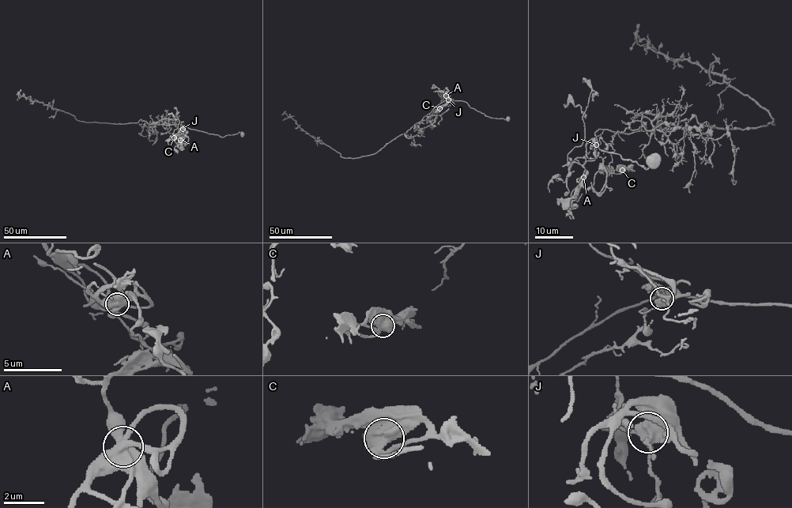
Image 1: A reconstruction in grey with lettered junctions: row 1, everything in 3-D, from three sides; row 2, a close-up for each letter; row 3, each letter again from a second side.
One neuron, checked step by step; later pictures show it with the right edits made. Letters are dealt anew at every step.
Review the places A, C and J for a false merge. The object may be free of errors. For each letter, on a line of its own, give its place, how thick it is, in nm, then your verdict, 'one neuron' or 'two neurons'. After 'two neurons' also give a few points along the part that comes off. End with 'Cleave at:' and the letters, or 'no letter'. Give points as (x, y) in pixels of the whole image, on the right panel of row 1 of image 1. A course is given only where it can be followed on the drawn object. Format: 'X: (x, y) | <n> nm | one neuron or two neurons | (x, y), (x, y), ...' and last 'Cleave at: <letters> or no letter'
A: (583, 177) | 550 nm | one neuron
C: (622, 170) | 500 nm | one neuron
J: (596, 144) | 500 nm | two neurons | (596, 144), (594, 159), (567, 160), (567, 155), (585, 141), (582, 116), (591, 86), (582, 82)
Cleave at: J

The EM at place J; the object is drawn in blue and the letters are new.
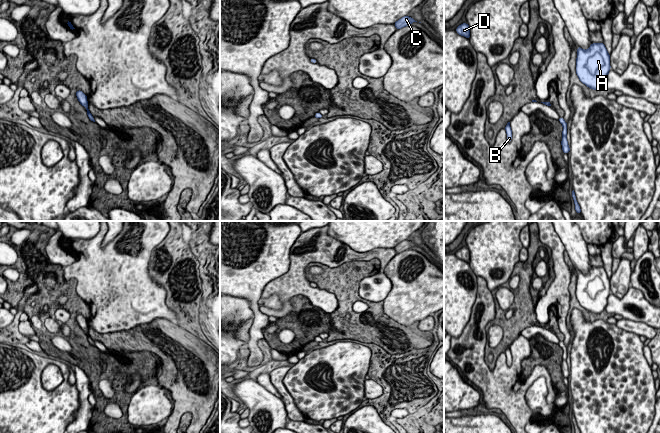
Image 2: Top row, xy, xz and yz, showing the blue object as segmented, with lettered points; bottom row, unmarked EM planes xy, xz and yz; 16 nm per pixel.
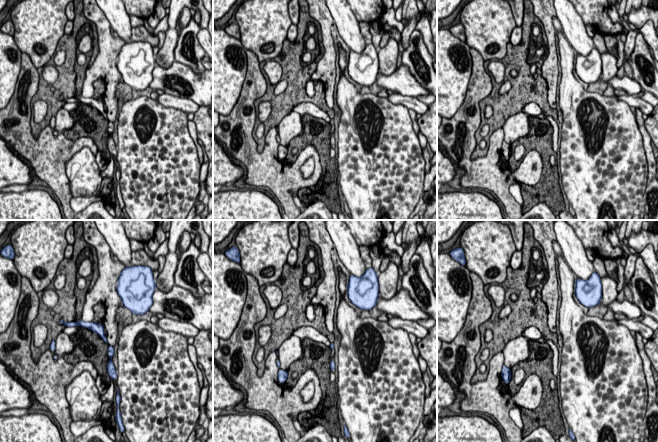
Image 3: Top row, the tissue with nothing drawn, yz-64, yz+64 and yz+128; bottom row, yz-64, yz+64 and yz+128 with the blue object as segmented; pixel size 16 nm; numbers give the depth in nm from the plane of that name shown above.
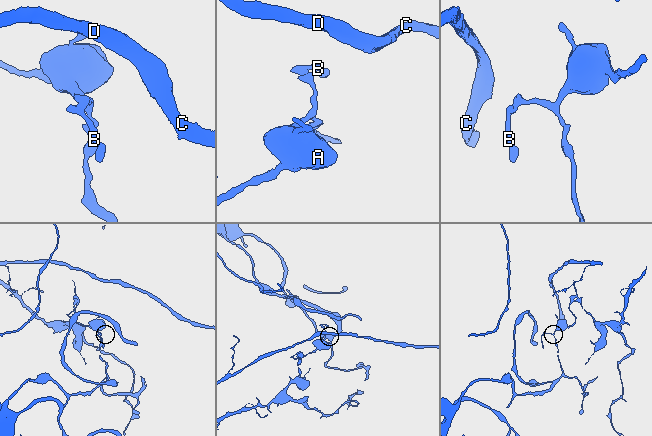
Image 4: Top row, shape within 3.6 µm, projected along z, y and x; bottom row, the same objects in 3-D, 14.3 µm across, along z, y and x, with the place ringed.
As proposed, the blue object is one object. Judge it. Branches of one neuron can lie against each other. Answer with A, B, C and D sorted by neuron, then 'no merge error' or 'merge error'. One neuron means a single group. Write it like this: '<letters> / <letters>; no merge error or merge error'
A B / C D; merge error

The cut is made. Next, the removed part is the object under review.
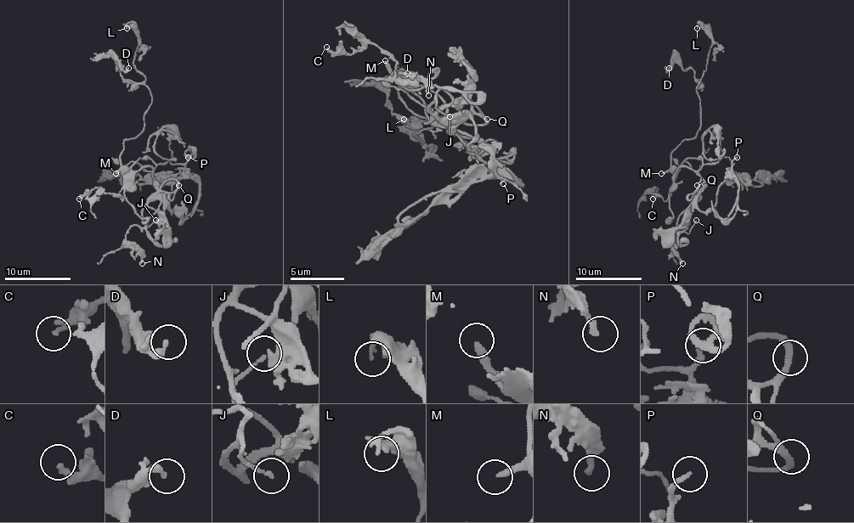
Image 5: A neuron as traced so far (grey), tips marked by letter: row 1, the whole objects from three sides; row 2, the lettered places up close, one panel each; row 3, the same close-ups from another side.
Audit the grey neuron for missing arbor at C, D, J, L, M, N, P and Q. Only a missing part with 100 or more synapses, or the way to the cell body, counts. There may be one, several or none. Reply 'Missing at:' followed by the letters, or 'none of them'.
Missing at: M

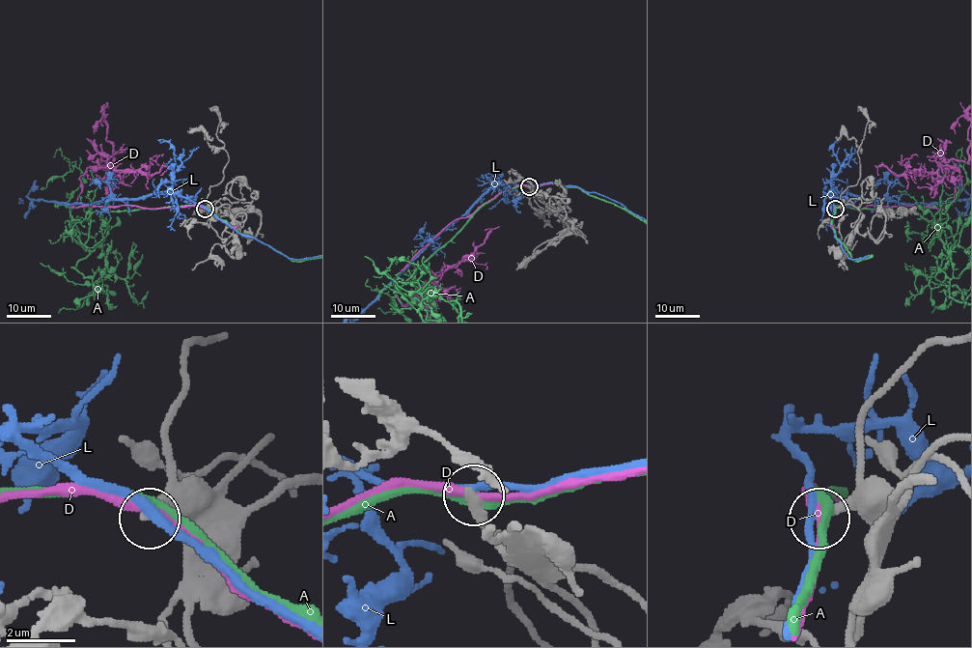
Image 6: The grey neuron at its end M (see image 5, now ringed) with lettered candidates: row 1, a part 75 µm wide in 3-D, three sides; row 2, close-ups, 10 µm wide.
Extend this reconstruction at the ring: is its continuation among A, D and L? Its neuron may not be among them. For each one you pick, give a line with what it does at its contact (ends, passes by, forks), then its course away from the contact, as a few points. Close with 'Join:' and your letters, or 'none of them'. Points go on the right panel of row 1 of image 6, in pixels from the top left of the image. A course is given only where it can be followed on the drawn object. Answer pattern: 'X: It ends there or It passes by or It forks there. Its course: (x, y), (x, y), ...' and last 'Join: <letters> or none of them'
Join: none of them

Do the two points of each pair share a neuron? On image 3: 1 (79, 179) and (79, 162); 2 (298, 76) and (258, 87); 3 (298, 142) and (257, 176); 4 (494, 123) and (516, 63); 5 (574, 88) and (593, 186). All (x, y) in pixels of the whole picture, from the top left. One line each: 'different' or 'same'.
1: same
2: different
3: different
4: same
5: same

